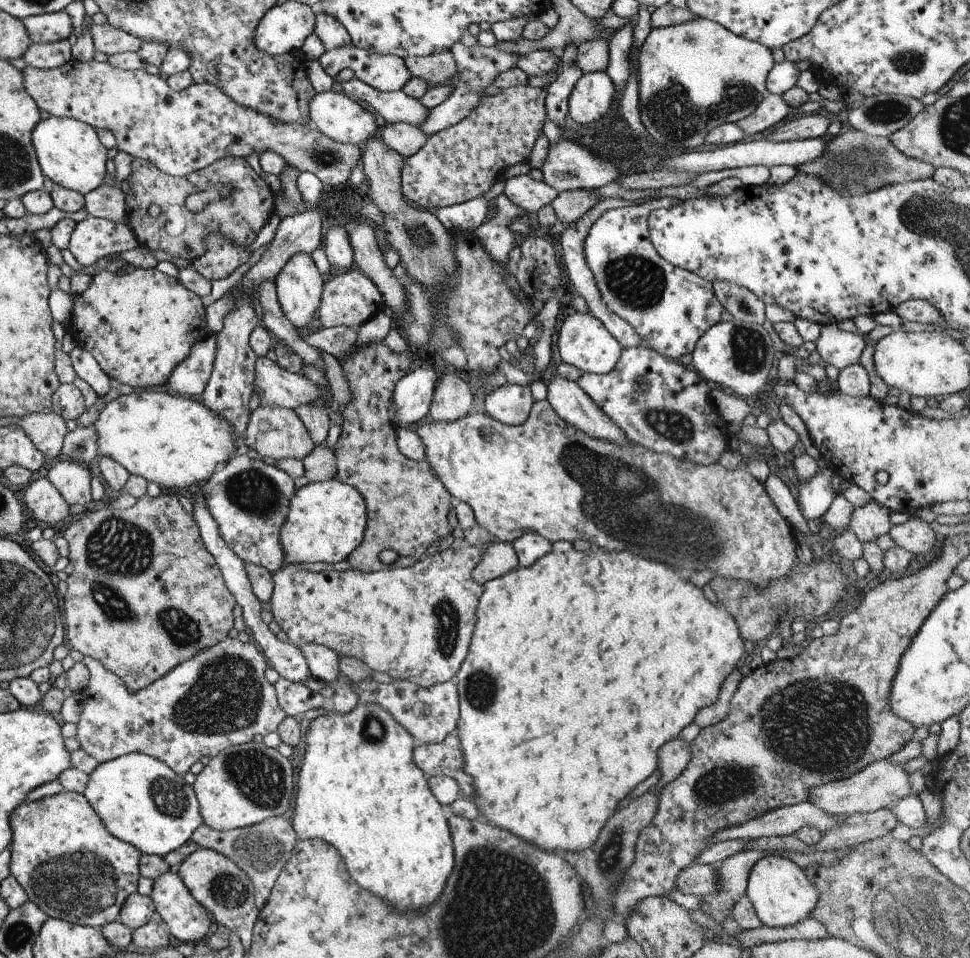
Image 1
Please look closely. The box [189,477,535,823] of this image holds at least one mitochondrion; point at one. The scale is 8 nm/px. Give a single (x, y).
(258, 776)

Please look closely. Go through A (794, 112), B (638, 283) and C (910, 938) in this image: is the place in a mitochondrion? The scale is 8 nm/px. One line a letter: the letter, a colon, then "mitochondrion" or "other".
A: other
B: mitochondrion
C: mitochondrion

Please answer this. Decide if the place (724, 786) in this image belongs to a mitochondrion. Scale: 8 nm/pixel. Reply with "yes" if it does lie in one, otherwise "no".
yes

